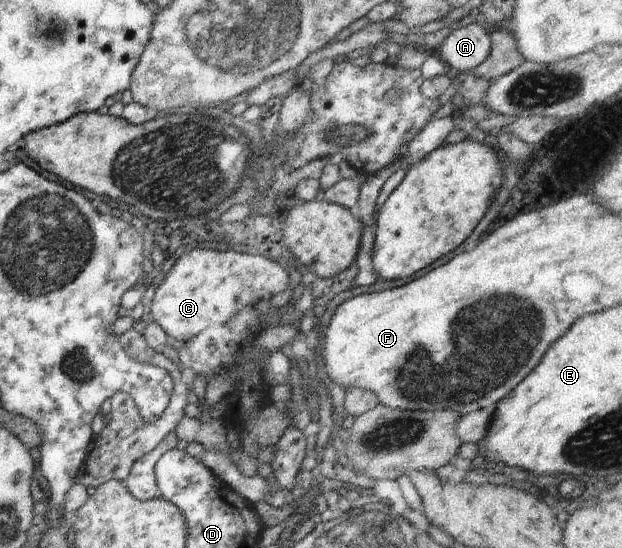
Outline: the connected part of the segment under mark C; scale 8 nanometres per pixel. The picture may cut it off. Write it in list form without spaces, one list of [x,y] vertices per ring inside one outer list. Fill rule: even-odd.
[[[202,244],[202,246],[193,247],[190,252],[179,256],[174,266],[162,279],[147,308],[147,311],[152,314],[154,323],[161,326],[168,336],[182,340],[184,343],[211,324],[225,323],[250,303],[270,300],[272,295],[284,292],[290,284],[287,271],[276,261],[260,253],[253,251],[239,253],[235,250],[208,250],[208,248],[210,246]]]

